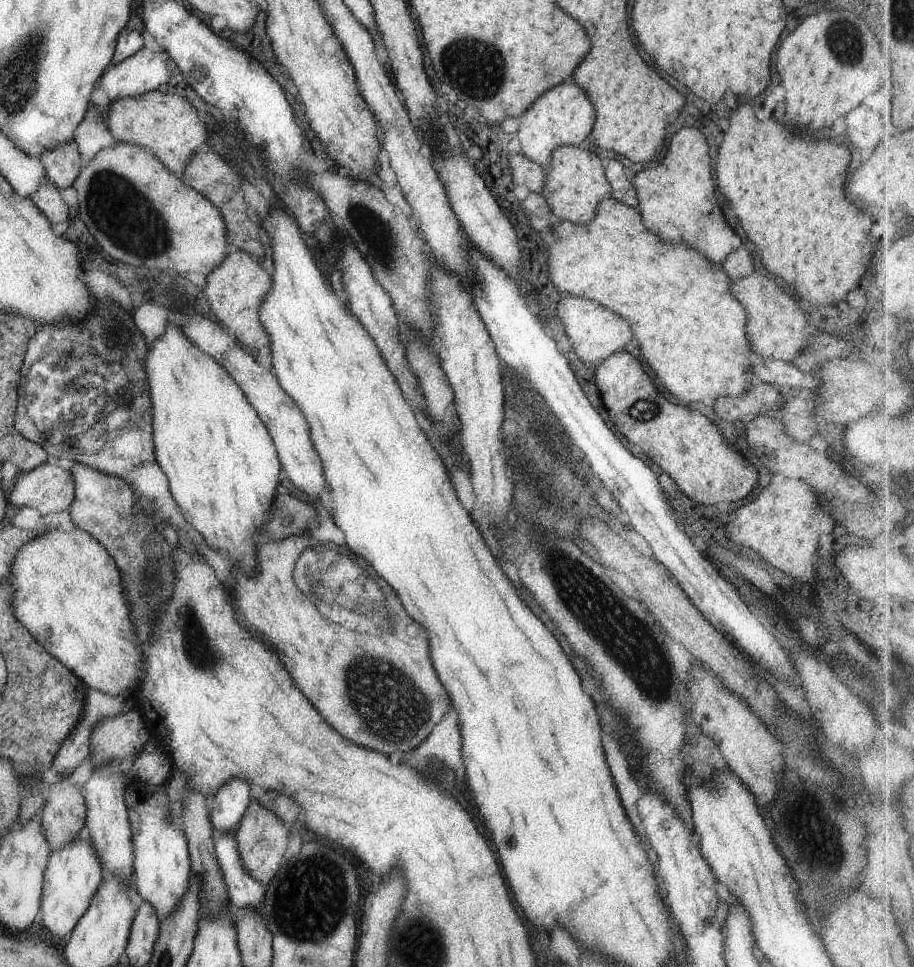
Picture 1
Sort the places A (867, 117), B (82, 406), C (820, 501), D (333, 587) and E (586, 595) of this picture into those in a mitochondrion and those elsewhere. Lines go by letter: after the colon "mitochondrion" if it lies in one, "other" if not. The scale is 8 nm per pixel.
A: other
B: mitochondrion
C: other
D: mitochondrion
E: mitochondrion

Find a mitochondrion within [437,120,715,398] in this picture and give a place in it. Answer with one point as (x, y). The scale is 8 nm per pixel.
(697, 222)

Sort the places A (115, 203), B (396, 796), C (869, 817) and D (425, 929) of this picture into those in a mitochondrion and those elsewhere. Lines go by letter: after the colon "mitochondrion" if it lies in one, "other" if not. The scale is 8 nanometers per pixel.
A: mitochondrion
B: other
C: other
D: mitochondrion

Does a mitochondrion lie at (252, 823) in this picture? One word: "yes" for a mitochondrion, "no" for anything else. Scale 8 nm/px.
no

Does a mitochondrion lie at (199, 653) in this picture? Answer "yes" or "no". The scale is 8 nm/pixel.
yes

